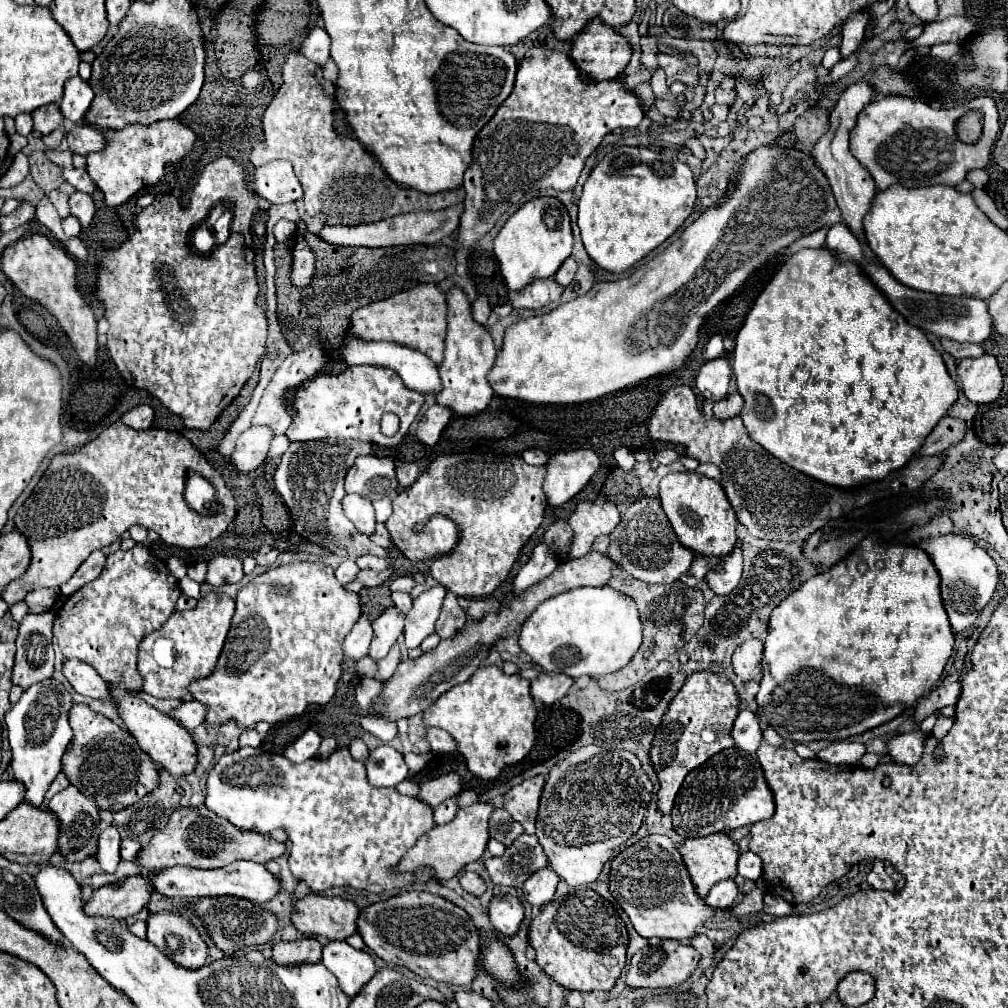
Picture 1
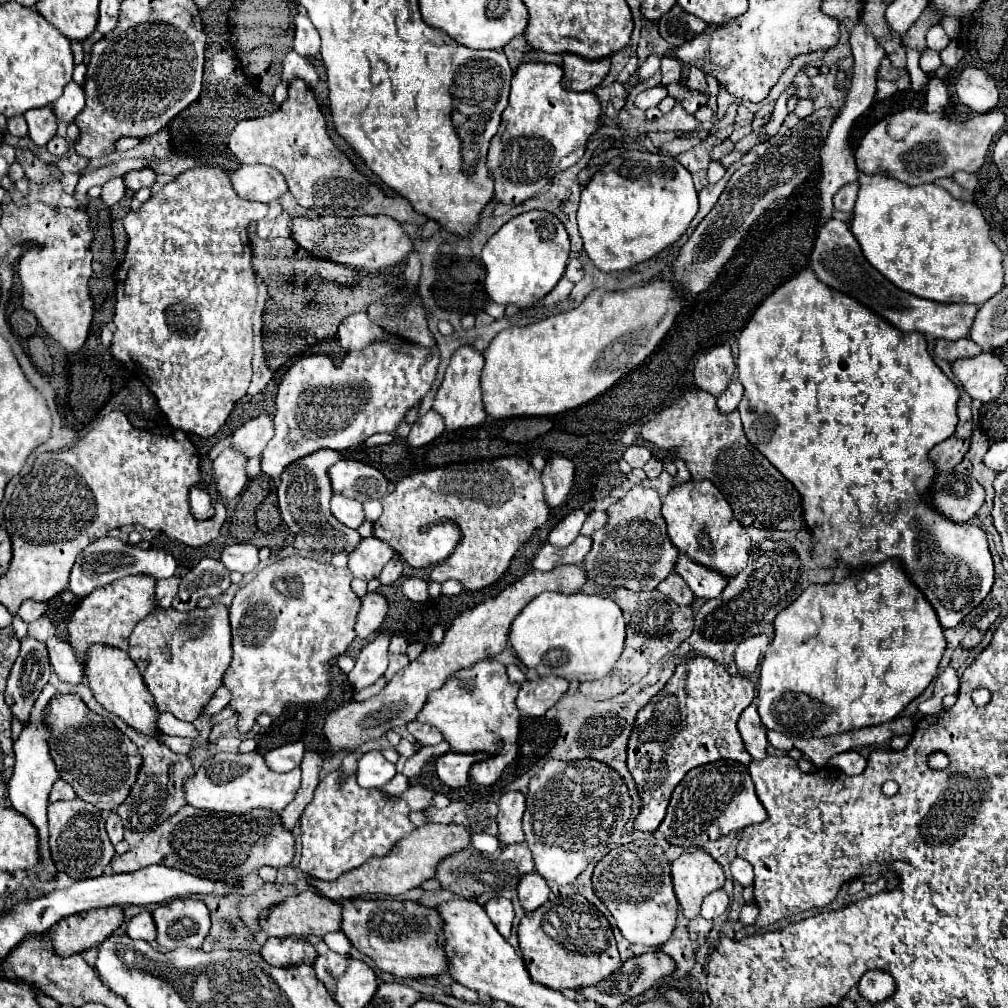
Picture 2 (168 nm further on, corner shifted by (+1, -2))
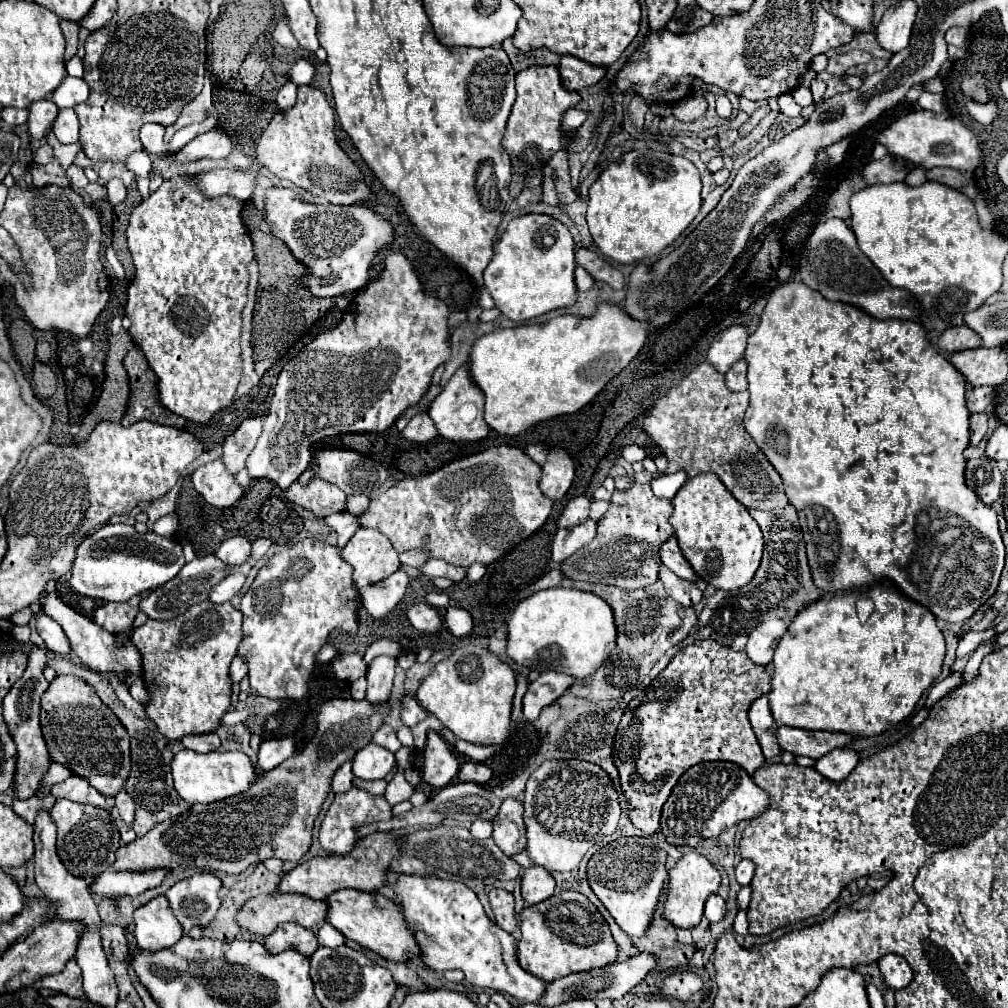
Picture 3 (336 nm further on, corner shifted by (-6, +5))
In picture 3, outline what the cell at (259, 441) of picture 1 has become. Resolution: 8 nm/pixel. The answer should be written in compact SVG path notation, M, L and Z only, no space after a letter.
M222 459L198 467L191 480L198 495L202 495L202 499L212 507L232 507L244 493Z

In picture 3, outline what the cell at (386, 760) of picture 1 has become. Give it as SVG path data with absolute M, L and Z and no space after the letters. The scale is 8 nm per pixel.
M368 743L364 749L360 749L354 757L354 775L366 781L384 779L396 765L394 753L390 753L384 747L378 747L376 743Z

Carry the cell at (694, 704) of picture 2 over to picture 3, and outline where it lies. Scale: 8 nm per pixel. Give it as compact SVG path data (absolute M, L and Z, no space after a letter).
M696 641L680 649L670 665L626 707L618 725L614 761L620 771L622 789L630 801L630 821L652 835L660 827L662 805L670 797L674 783L686 769L704 761L732 761L744 767L750 775L764 763L764 755L748 721L748 707L754 699L770 691L770 677L764 667L750 663L744 651L722 647L714 641Z

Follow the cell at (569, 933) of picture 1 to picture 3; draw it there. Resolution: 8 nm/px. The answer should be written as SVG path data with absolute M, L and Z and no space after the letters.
M560 891L538 905L526 907L520 913L520 929L522 939L516 947L520 965L548 983L570 973L606 967L618 957L618 943L614 941L606 919L596 905L578 891Z

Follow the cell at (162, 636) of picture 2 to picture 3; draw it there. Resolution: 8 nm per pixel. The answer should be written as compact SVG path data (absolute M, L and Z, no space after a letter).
M202 601L198 605L192 605L186 613L168 621L148 619L144 625L134 629L132 643L142 653L144 683L152 695L152 705L146 707L146 713L168 739L180 739L188 733L208 733L218 727L220 717L230 707L232 683L228 669L232 659L236 657L240 639L242 639L242 613L234 609L230 603L218 605L212 601Z

